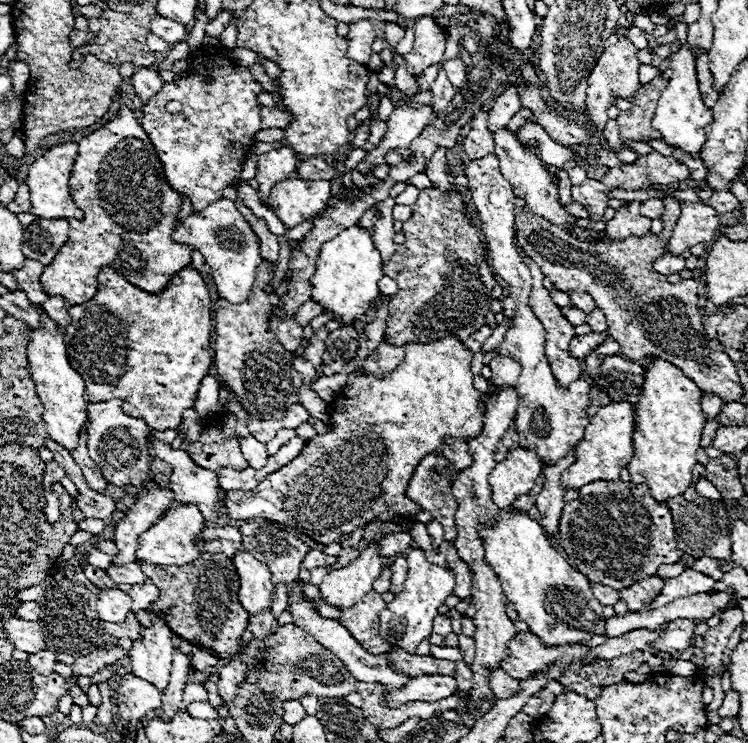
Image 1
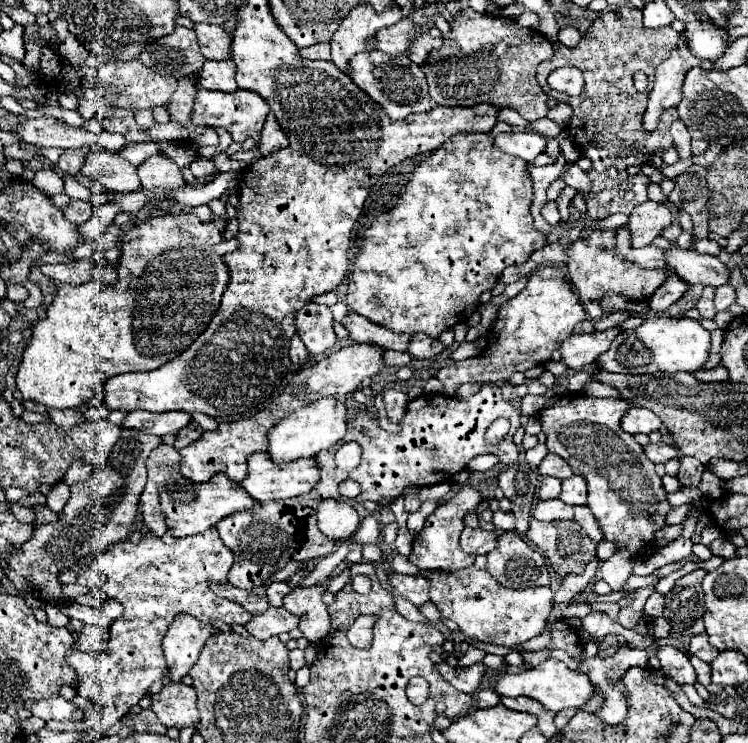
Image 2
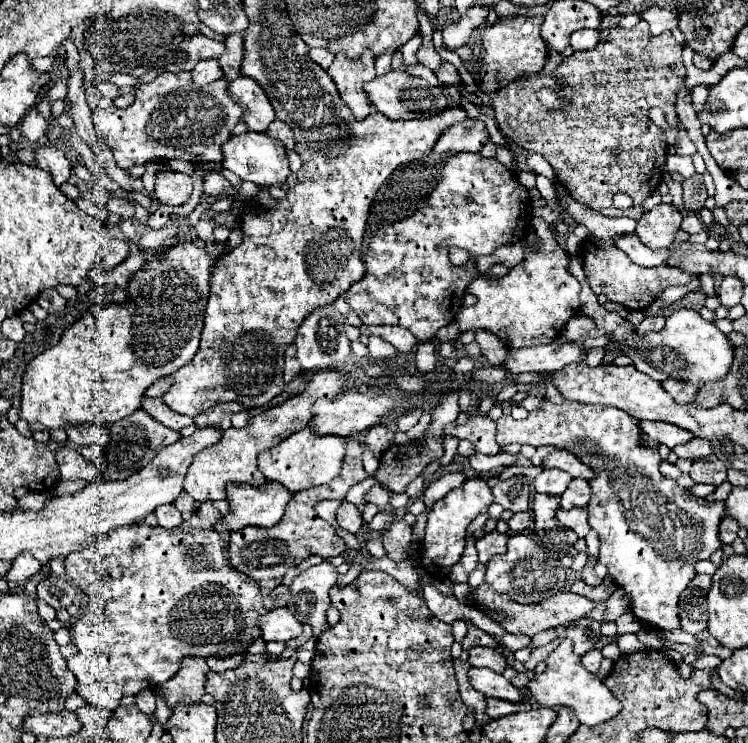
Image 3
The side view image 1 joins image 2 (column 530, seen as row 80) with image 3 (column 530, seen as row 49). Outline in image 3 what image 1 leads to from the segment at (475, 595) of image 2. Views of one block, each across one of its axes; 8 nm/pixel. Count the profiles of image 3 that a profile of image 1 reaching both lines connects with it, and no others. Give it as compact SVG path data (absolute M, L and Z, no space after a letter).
M482 584L478 588L478 594L476 594L476 608L480 608L488 616L492 616L496 622L500 622L506 628L506 632L526 634L526 636L536 636L542 630L556 628L556 626L562 626L566 622L574 622L574 618L584 618L594 610L594 606L596 606L596 602L592 602L592 600L588 600L584 596L578 596L578 594L570 594L570 592L550 596L550 598L542 600L540 604L528 604L528 606L512 602L506 594L498 594L486 584Z

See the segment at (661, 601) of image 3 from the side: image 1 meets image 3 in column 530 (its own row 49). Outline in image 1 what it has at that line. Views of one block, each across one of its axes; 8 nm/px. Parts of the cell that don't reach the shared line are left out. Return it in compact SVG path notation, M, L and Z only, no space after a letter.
M430 16L416 20L414 32L416 32L414 48L410 54L404 56L404 64L410 74L420 74L424 68L442 62L446 50L446 36L444 30Z

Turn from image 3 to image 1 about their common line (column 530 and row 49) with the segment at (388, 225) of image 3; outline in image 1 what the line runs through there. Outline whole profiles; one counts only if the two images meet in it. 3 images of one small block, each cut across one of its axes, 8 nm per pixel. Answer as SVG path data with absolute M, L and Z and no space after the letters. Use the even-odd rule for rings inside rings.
M208 48L198 50L192 58L192 70L178 82L164 82L162 90L142 106L144 118L142 128L146 130L150 142L154 144L160 162L164 164L166 180L184 196L192 200L194 210L206 208L208 204L222 198L222 190L226 186L232 186L232 182L238 178L242 170L244 156L250 152L254 144L254 134L260 130L260 104L256 102L256 96L262 92L260 84L252 80L252 74L248 68L236 66L232 58L220 54L222 48ZM212 76L216 78L212 84L206 84L204 78ZM170 100L178 100L184 110L182 112L168 112L166 104Z

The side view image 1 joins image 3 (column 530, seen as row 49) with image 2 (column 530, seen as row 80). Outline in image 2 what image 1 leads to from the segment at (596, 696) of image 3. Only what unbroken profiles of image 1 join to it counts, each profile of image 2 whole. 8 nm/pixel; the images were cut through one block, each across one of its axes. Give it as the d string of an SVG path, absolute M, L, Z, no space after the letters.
M550 658L550 660L538 664L530 670L524 670L520 674L502 674L494 686L494 692L498 696L510 696L510 698L528 696L528 698L542 702L548 710L560 712L564 708L580 708L584 702L588 702L592 696L592 684L586 674L570 670L564 662Z

